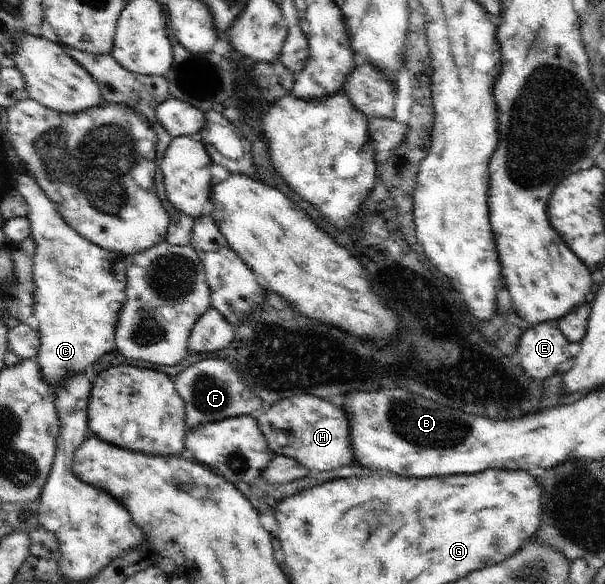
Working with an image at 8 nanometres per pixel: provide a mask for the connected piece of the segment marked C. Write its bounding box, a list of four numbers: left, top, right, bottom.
[16,173,126,390]

